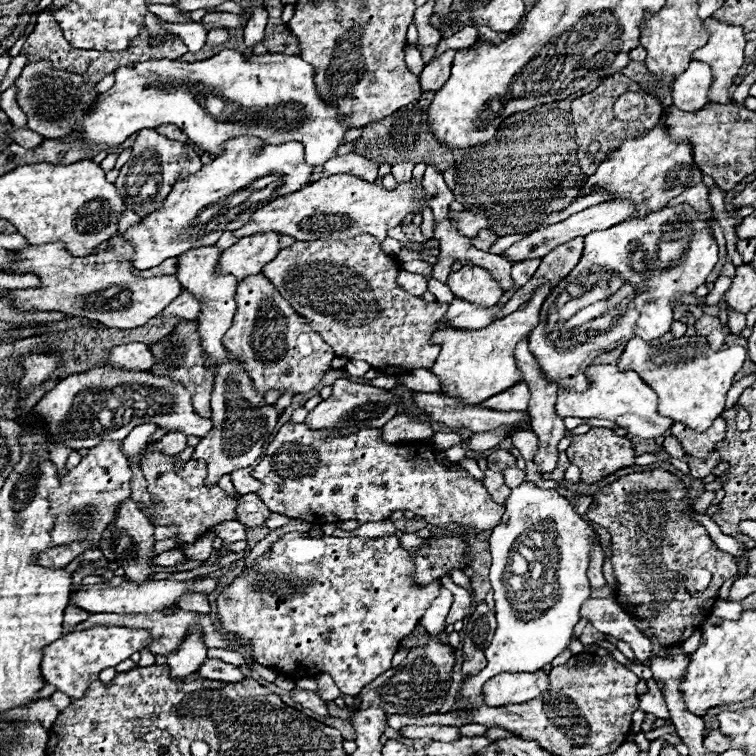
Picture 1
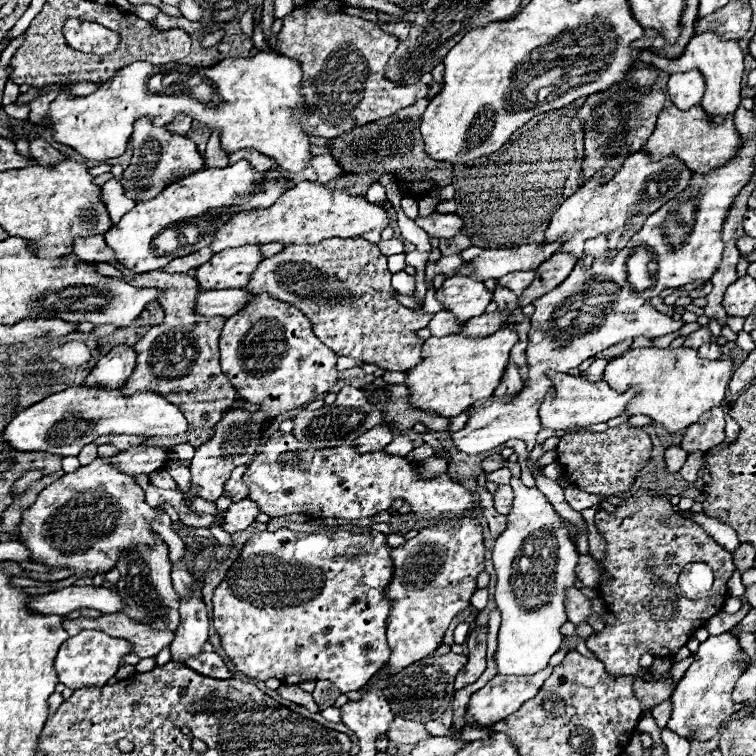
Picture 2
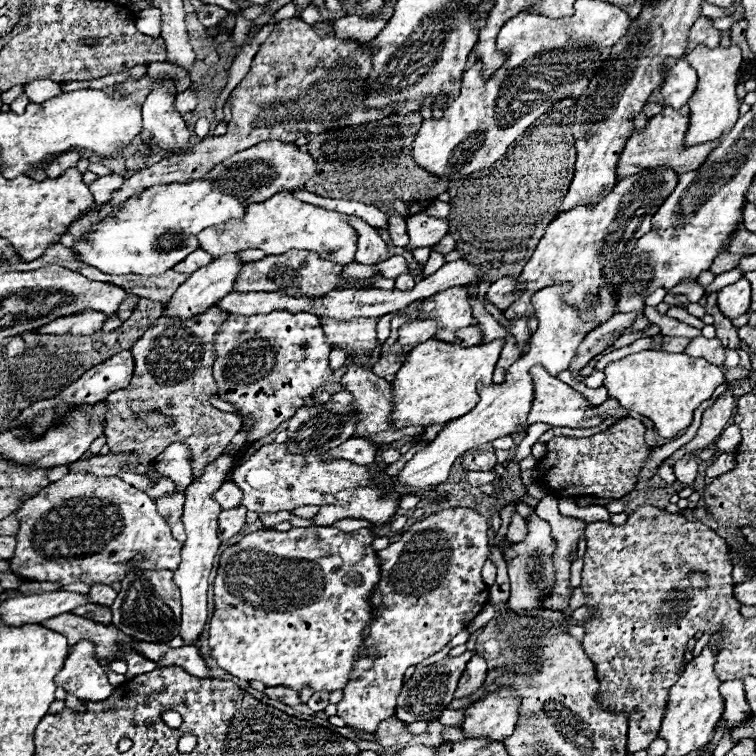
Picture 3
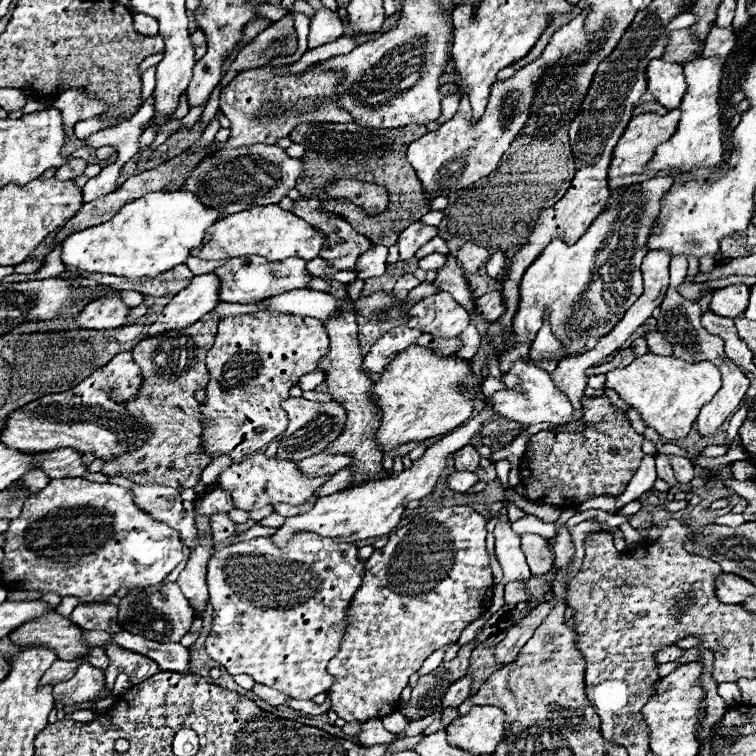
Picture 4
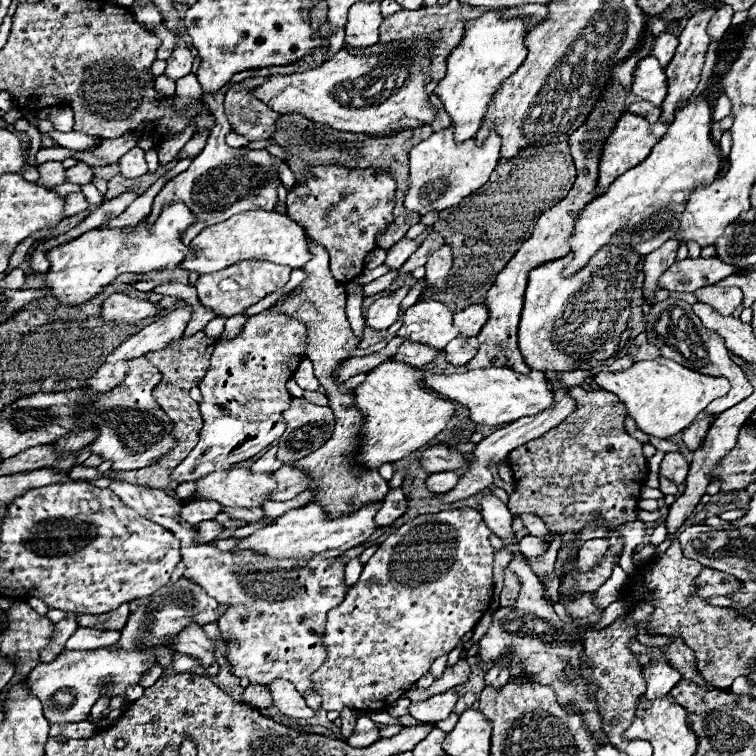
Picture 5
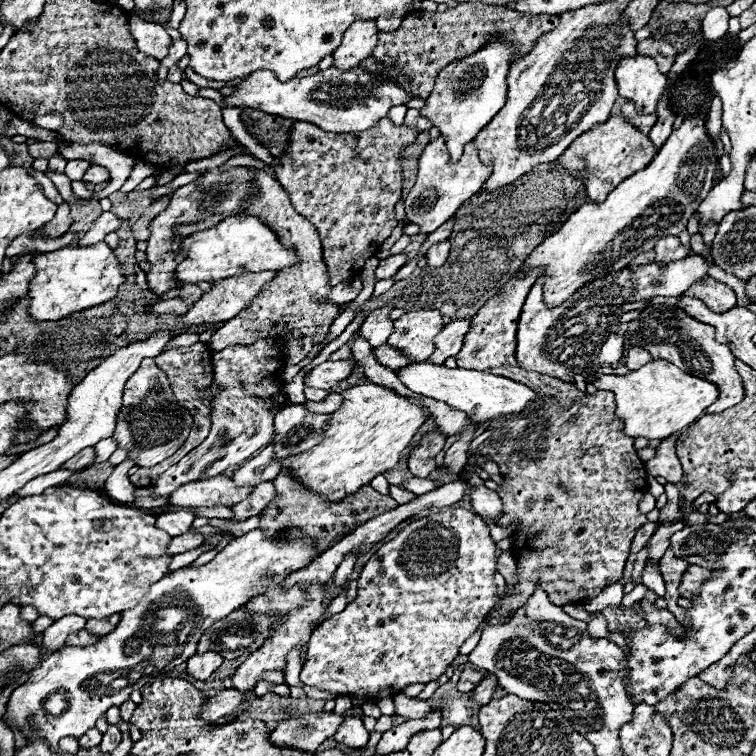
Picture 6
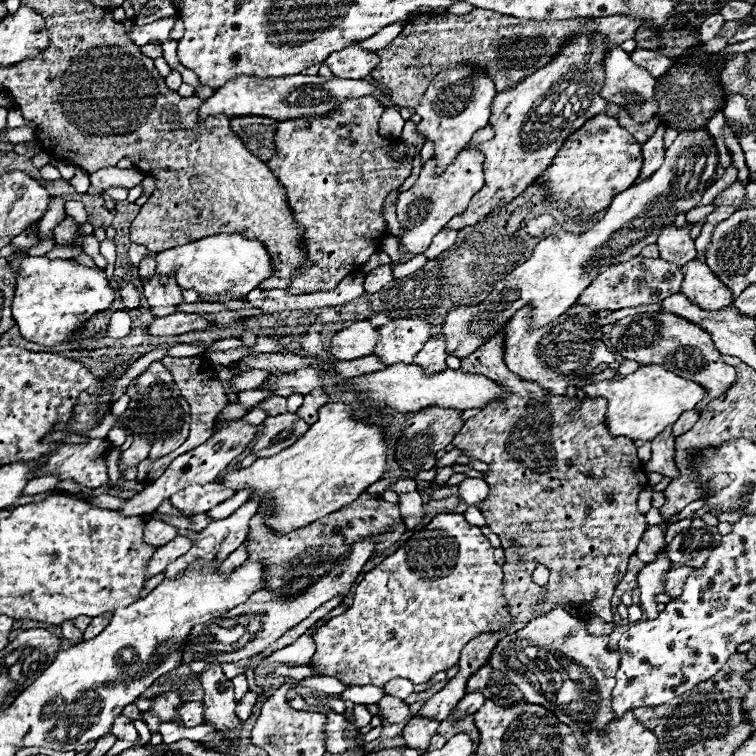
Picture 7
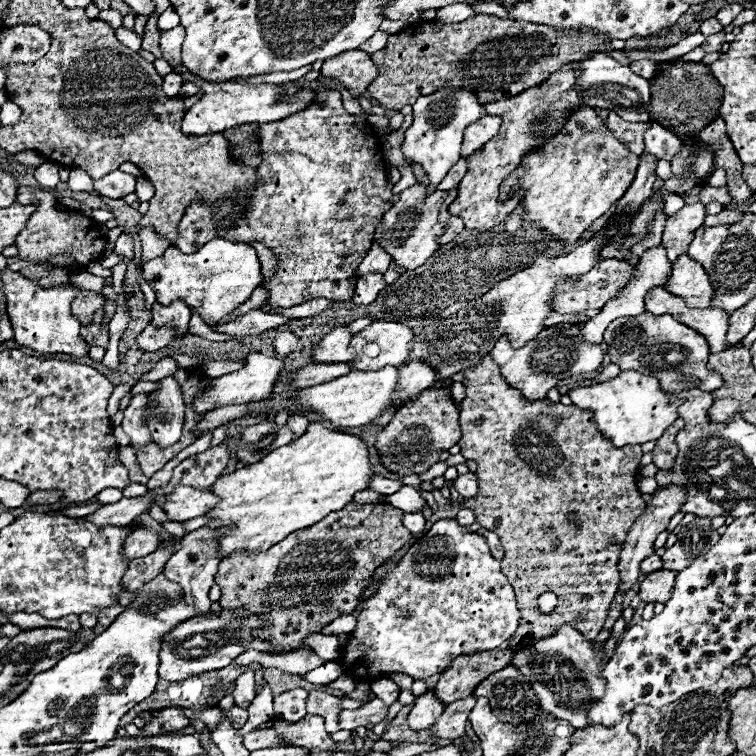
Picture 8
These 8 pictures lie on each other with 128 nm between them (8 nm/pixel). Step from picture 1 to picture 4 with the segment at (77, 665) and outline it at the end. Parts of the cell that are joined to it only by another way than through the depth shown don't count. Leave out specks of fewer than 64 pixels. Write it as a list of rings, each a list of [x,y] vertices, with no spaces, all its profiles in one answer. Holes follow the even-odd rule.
[[[82,664],[78,666],[78,672],[72,680],[60,682],[54,688],[54,698],[64,706],[74,706],[96,700],[96,696],[102,692],[104,692],[104,672],[92,668],[90,664]]]

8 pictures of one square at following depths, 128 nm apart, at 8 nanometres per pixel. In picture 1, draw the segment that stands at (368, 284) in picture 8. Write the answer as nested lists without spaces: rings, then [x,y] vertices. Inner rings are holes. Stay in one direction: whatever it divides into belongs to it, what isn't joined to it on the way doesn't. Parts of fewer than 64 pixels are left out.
[[[450,212],[448,214],[450,224],[468,238],[474,238],[480,230],[488,228],[488,218],[484,214],[472,214],[472,212]]]

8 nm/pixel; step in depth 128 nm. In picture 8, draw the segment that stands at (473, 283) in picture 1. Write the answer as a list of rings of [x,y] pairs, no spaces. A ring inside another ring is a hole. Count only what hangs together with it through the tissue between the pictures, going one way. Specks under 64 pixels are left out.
[[[374,320],[370,326],[366,326],[362,332],[352,336],[352,360],[348,360],[348,364],[356,370],[380,370],[386,364],[392,366],[400,366],[406,358],[408,352],[412,350],[412,336],[414,332],[400,324],[400,322],[386,322],[386,320]]]

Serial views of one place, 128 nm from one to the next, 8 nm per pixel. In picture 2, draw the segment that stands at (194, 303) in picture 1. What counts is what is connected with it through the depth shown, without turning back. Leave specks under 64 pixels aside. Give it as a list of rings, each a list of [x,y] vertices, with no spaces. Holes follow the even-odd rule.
[[[212,290],[212,292],[200,292],[196,296],[196,310],[204,316],[232,316],[240,312],[248,300],[250,292],[246,290]]]

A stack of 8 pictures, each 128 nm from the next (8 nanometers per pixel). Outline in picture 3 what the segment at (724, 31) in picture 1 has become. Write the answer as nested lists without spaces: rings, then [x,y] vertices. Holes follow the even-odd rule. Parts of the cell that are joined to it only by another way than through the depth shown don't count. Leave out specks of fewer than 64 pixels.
[[[738,44],[730,48],[712,48],[698,46],[694,52],[686,54],[686,62],[698,72],[698,86],[692,98],[688,100],[690,108],[690,122],[688,132],[684,136],[684,146],[696,146],[704,142],[720,140],[724,130],[732,130],[734,122],[738,120],[738,98],[736,98],[736,76],[742,64],[742,50]]]

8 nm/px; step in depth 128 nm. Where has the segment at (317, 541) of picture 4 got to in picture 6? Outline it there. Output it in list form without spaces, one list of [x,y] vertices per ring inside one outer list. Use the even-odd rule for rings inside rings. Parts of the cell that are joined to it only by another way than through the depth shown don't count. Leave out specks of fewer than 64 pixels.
[[[124,460],[118,466],[114,466],[114,472],[106,480],[106,494],[118,502],[132,502],[136,498],[134,484],[128,480],[128,470],[134,466],[132,460]],[[274,582],[264,594],[252,598],[244,608],[248,614],[256,614],[256,612],[266,612],[266,614],[286,614],[286,620],[278,626],[274,626],[272,630],[272,636],[270,636],[270,642],[264,644],[260,650],[252,652],[250,654],[250,660],[246,660],[244,664],[238,666],[238,670],[234,672],[232,676],[232,688],[236,690],[246,690],[250,688],[256,678],[264,672],[264,670],[282,670],[286,668],[286,654],[296,648],[300,642],[308,642],[310,640],[310,632],[312,632],[312,624],[326,612],[330,600],[326,598],[326,588],[324,586],[310,586],[308,588],[308,594],[304,594],[300,590],[300,586],[294,586],[290,588],[288,592],[282,592],[280,584]]]

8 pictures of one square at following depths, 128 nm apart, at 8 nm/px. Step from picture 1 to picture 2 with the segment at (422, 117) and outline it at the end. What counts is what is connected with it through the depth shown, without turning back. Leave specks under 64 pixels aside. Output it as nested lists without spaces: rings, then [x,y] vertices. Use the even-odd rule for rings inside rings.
[[[422,98],[416,104],[400,110],[384,120],[376,120],[376,122],[358,126],[350,132],[344,132],[344,136],[336,136],[326,146],[330,148],[330,154],[336,156],[340,168],[344,170],[344,178],[326,182],[322,186],[348,190],[348,194],[352,194],[352,196],[364,196],[368,192],[368,188],[372,184],[376,184],[384,174],[394,174],[396,182],[404,180],[410,186],[422,186],[422,188],[408,190],[408,194],[416,200],[420,200],[422,194],[426,194],[434,184],[438,184],[442,188],[448,186],[452,182],[452,164],[428,158],[422,148],[424,144],[422,144],[422,136],[420,136],[420,120],[422,120],[422,114],[424,114],[428,102],[430,102],[428,98]]]

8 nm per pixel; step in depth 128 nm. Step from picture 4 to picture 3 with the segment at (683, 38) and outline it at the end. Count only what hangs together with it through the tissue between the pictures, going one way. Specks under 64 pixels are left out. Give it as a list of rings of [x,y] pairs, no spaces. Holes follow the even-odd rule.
[[[700,16],[696,20],[696,24],[688,32],[688,48],[686,48],[686,54],[692,52],[700,44],[706,44],[708,48],[716,48],[720,44],[720,30],[716,30],[712,26],[712,22],[706,20],[704,16]]]

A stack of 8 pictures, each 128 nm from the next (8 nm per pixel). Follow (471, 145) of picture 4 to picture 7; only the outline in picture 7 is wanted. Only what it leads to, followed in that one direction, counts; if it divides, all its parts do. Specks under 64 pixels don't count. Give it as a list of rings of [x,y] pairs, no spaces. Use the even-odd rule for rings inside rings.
[[[484,126],[482,130],[478,130],[474,134],[474,138],[471,138],[470,144],[472,148],[470,150],[464,150],[460,156],[456,156],[454,164],[450,164],[450,168],[434,178],[434,160],[428,160],[424,166],[422,166],[422,172],[418,176],[418,180],[414,182],[414,186],[406,192],[400,192],[398,194],[398,200],[396,200],[396,216],[398,216],[398,222],[404,230],[404,234],[398,238],[400,242],[400,250],[406,252],[406,254],[424,254],[432,242],[432,238],[454,218],[458,216],[460,212],[466,210],[468,202],[472,200],[472,196],[484,186],[484,174],[482,174],[482,162],[484,162],[484,156],[478,152],[478,144],[490,140],[494,136],[494,130],[492,126]]]

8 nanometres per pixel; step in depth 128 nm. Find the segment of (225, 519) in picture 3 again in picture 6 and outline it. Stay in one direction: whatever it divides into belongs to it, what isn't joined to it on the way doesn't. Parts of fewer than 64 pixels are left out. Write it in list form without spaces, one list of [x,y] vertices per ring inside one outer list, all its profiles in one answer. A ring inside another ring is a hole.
[[[190,530],[190,532],[186,532],[186,534],[180,534],[180,536],[172,538],[172,542],[170,542],[168,548],[166,548],[166,554],[168,554],[168,556],[184,554],[184,552],[188,552],[188,550],[198,548],[202,542],[204,542],[204,536],[202,536],[200,532]]]

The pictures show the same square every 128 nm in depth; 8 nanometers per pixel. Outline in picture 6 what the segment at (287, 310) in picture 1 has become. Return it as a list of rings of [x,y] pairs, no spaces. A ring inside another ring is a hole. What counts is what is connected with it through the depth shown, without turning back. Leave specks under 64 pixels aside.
[[[262,338],[252,346],[228,346],[212,354],[214,382],[222,390],[212,400],[212,428],[208,438],[188,452],[178,464],[168,468],[156,482],[152,498],[170,496],[172,490],[188,480],[208,480],[222,474],[228,466],[248,460],[252,454],[268,446],[274,438],[274,424],[270,408],[282,408],[286,394],[282,388],[282,370],[286,362],[284,338]]]

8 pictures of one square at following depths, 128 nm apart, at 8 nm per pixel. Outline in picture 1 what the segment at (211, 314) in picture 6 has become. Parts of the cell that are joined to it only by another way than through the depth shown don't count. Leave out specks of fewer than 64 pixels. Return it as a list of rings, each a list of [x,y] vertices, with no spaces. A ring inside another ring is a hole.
[[[358,234],[356,238],[348,238],[348,240],[336,240],[336,242],[326,242],[326,240],[316,240],[316,242],[294,242],[292,246],[284,248],[278,252],[278,256],[264,266],[262,274],[276,286],[276,290],[282,294],[282,298],[286,298],[290,302],[290,306],[302,314],[308,324],[322,336],[322,340],[326,344],[332,346],[332,350],[336,352],[336,356],[342,356],[342,358],[352,358],[352,360],[364,360],[368,362],[372,368],[378,368],[378,370],[398,370],[398,372],[410,372],[410,370],[416,370],[416,368],[432,368],[432,364],[436,362],[438,354],[440,354],[440,346],[432,346],[430,344],[430,336],[432,332],[440,326],[440,318],[444,316],[444,312],[448,310],[448,304],[440,304],[440,302],[422,302],[420,298],[404,292],[402,288],[396,286],[396,274],[400,270],[400,264],[394,262],[394,256],[388,256],[380,250],[380,242],[368,234]]]

